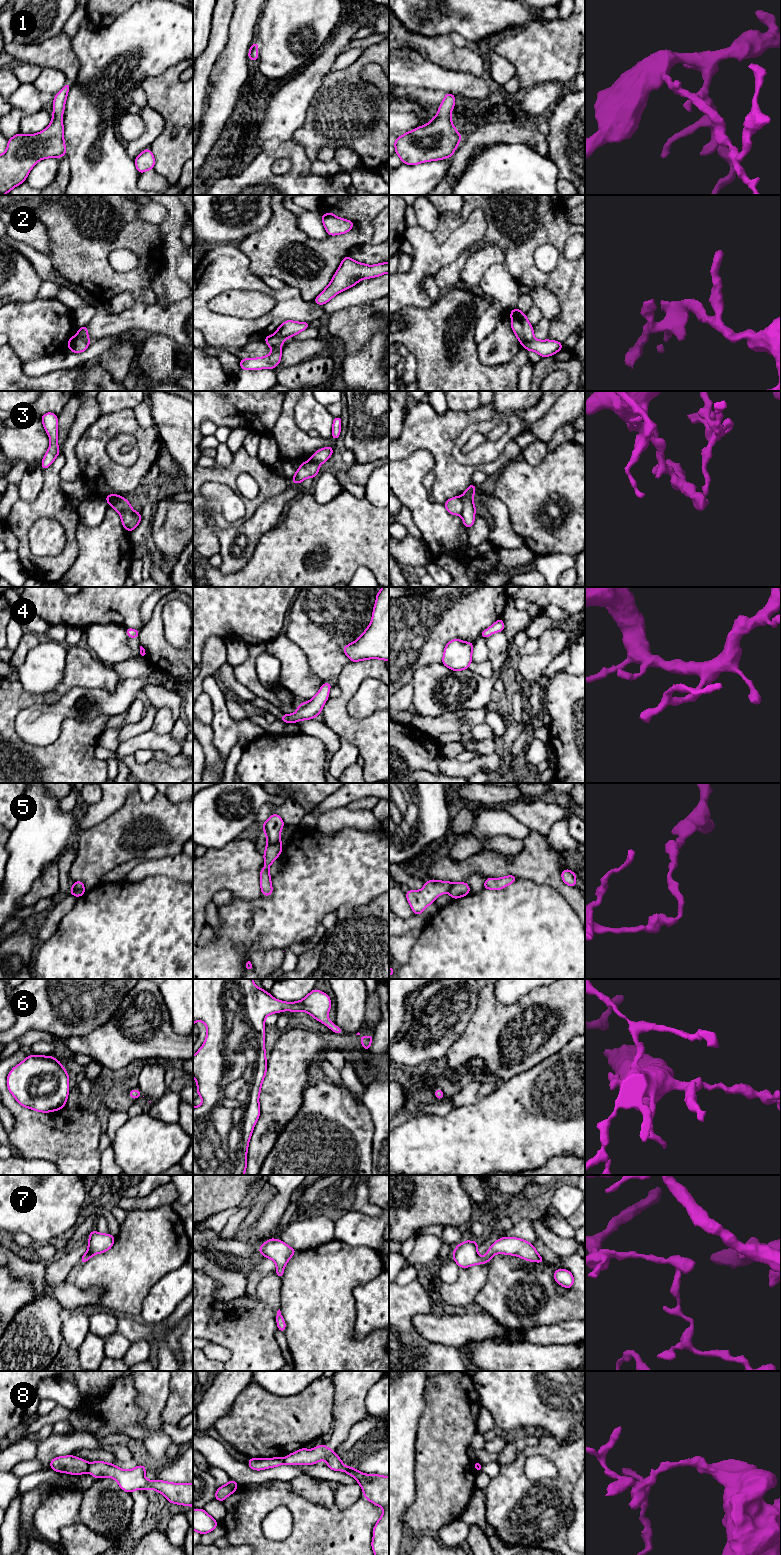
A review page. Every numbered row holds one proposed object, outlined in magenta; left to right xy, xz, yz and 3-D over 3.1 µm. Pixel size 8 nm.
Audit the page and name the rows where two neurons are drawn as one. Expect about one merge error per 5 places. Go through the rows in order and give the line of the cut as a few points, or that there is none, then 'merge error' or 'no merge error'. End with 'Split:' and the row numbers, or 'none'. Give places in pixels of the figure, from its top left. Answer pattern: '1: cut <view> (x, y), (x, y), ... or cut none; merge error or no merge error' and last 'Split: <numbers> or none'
1: cut none; no merge error
2: cut xy (74, 336), (84, 338), (89, 342); merge error
3: cut yz (461, 497), (462, 511), (459, 514); merge error
4: cut none; no merge error
5: cut xz (268, 842), (280, 843); merge error
6: cut none; no merge error
7: cut none; no merge error
8: cut xy (89, 1463), (87, 1471); merge error
Split: 2, 3, 5, 8

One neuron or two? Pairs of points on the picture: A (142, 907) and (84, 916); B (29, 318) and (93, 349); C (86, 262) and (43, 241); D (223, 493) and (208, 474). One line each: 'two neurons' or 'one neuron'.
A: one neuron
B: two neurons
C: two neurons
D: two neurons

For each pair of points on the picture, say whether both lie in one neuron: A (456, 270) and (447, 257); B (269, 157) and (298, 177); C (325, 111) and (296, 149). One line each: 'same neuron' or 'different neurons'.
A: different neurons
B: same neuron
C: different neurons

